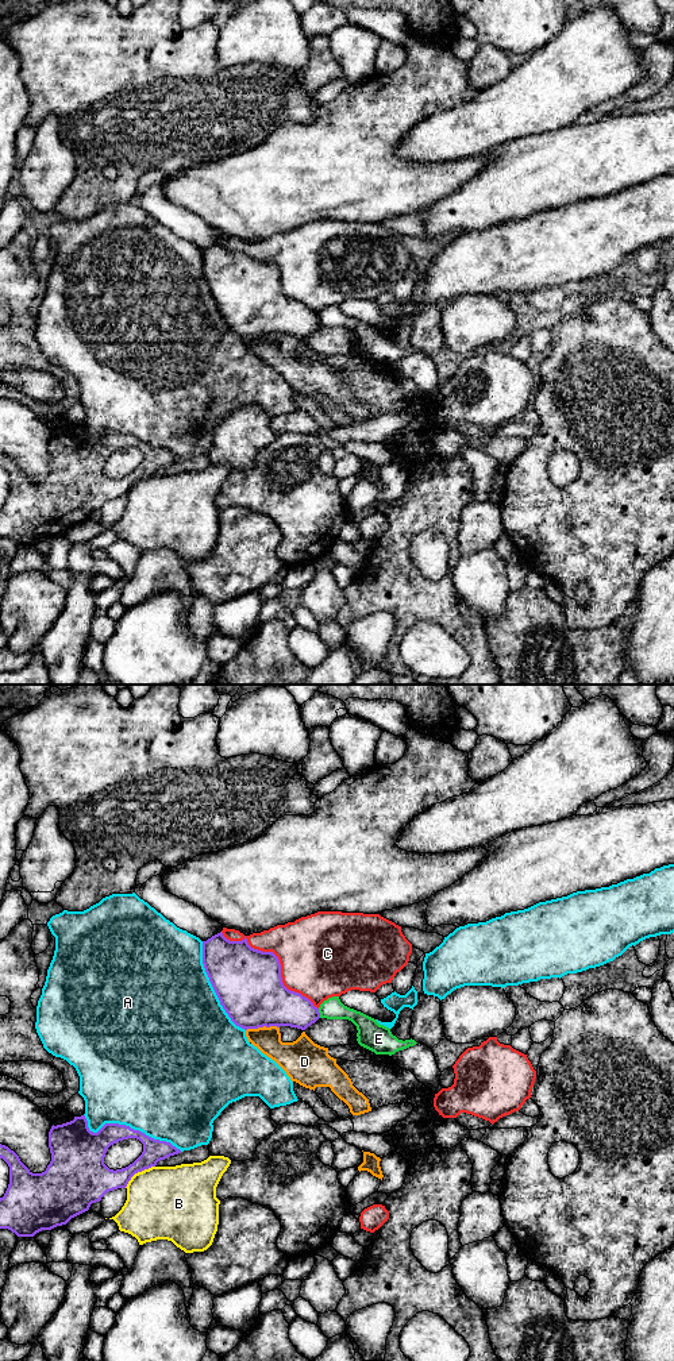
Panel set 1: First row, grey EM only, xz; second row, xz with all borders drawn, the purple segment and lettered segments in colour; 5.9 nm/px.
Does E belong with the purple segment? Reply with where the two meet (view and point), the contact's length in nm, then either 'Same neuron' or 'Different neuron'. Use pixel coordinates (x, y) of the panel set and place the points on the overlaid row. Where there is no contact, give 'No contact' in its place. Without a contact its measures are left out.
Touches purple at xz (319, 1013). Shared border 60 nm. Different neuron

